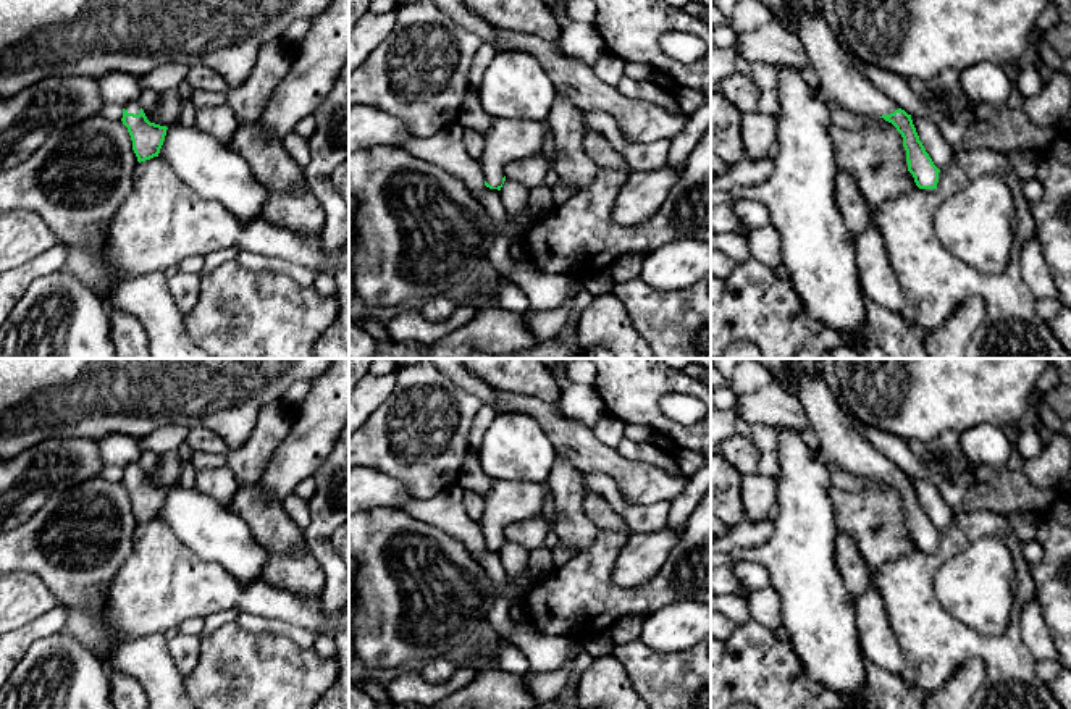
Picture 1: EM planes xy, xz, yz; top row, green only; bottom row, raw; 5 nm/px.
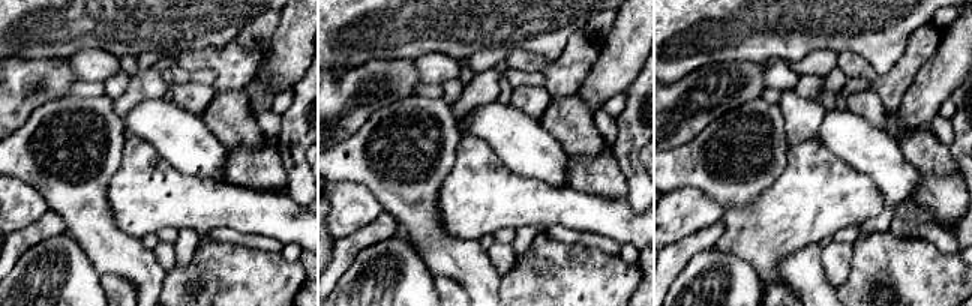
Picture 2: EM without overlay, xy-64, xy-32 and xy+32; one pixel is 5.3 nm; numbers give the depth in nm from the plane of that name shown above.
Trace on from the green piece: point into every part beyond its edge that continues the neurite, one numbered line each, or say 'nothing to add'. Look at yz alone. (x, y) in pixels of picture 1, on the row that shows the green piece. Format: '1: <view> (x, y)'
1: yz (839, 78)

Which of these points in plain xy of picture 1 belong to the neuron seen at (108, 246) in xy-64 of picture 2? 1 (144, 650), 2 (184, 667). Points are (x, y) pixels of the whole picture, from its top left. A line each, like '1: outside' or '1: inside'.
1: inside
2: outside

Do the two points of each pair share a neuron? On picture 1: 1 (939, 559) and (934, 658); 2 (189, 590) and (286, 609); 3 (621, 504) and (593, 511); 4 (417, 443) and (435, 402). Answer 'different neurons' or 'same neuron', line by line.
1: same neuron
2: same neuron
3: different neurons
4: same neuron

